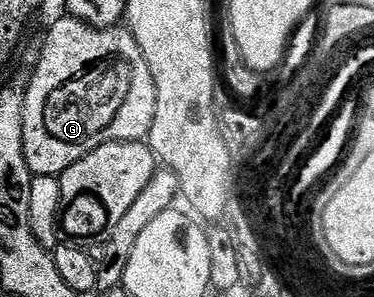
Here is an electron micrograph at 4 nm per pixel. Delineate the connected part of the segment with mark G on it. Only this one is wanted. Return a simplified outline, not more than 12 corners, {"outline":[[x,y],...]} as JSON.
{"outline":[[63,16],[24,86],[22,155],[60,176],[140,142],[156,80],[129,29]]}

